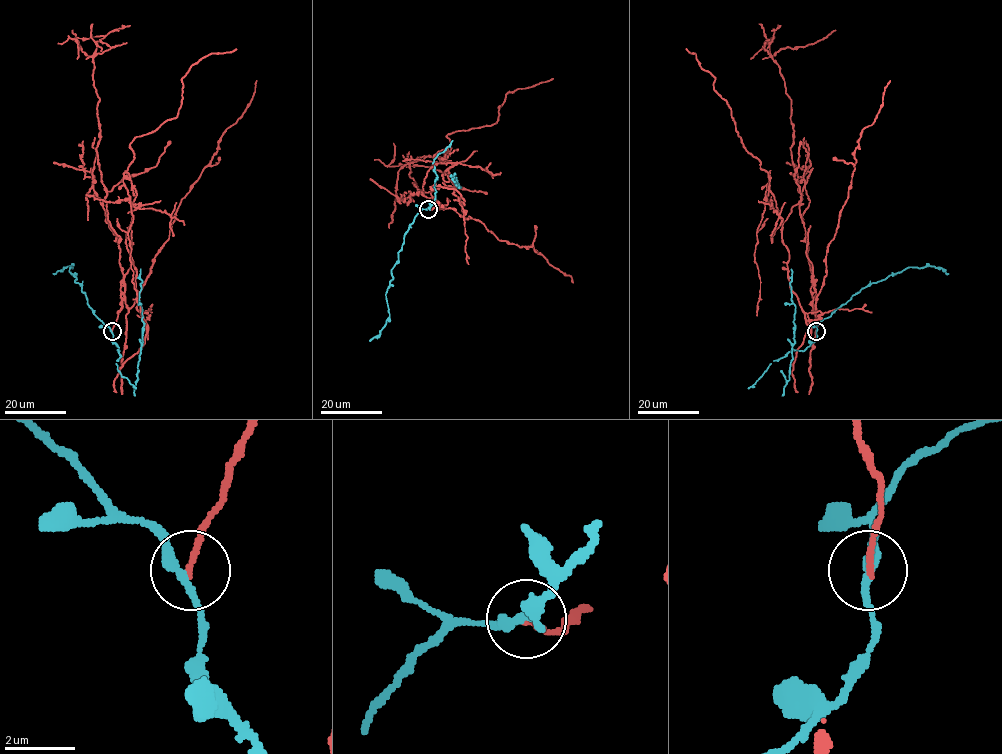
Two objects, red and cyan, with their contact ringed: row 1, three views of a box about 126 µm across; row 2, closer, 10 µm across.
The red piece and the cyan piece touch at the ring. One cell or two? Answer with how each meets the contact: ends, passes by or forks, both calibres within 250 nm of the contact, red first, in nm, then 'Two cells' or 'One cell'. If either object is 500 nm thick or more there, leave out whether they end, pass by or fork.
At the ring red ends. At the ring cyan passes by. Thickness 160 nm (red) against 240 nm. Two cells

